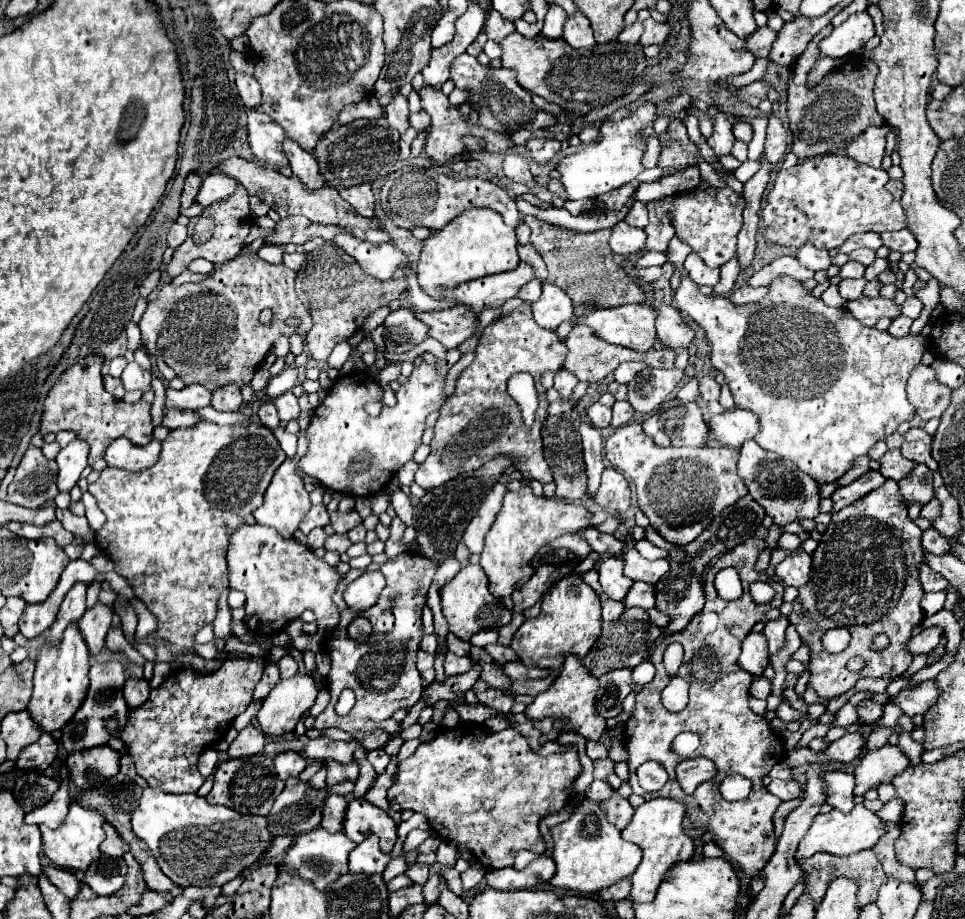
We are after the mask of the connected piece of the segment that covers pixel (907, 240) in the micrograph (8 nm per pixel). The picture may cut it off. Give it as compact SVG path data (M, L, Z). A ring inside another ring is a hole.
M898 230L898 232L884 232L884 234L880 234L882 236L882 240L884 240L884 246L888 246L890 250L898 250L898 252L914 252L916 250L916 246L918 246L918 242L916 242L916 238L912 236L912 232L910 230Z

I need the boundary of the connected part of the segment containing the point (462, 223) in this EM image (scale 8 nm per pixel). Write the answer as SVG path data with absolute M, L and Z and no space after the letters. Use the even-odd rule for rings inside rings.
M468 210L468 214L460 214L456 222L450 222L426 240L416 274L423 290L431 297L441 299L444 289L456 288L458 284L480 276L510 272L518 264L516 232L502 222L500 214L494 210Z

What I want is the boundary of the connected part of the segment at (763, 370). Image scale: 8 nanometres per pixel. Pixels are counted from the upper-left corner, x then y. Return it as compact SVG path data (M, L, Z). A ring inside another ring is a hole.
M682 278L680 288L676 290L676 306L678 310L682 310L682 314L688 314L698 326L704 328L706 338L712 346L712 364L726 376L726 384L732 390L736 408L742 410L750 410L754 414L760 416L760 434L754 438L760 446L764 446L766 450L772 450L776 454L780 454L782 458L792 460L800 470L804 470L806 474L810 474L816 482L826 484L826 482L836 482L854 462L854 458L868 454L868 450L878 442L884 440L886 436L890 436L892 432L896 432L896 428L902 422L910 422L916 414L916 410L912 410L912 404L906 398L906 380L910 376L910 372L914 370L914 366L920 362L922 352L926 350L926 338L924 336L904 336L904 338L894 338L888 332L882 332L874 326L864 326L860 324L856 318L852 318L852 314L846 308L830 308L826 306L820 298L816 300L814 296L810 296L810 292L794 278L774 278L774 282L768 286L770 292L766 298L762 298L760 302L754 304L744 304L744 306L734 306L726 296L704 296L700 294L698 286L690 280L690 278Z

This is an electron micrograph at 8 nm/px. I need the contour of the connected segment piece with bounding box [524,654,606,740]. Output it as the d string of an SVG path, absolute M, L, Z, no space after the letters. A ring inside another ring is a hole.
M566 656L566 662L560 670L560 676L554 680L554 684L534 698L534 702L526 708L526 718L530 720L572 720L572 732L586 738L586 740L600 740L600 736L606 732L606 720L596 712L594 708L594 696L596 696L596 678L590 678L588 670L580 666L580 660L576 656Z

